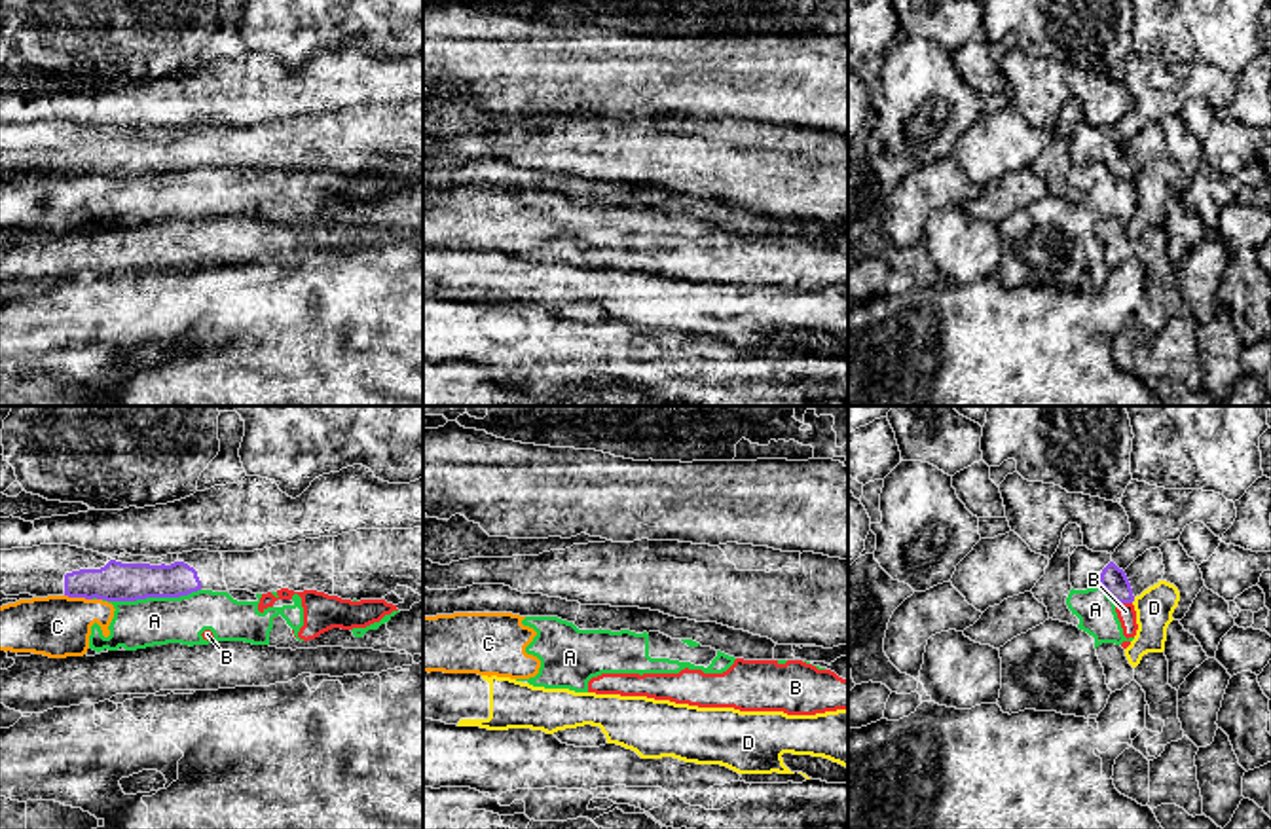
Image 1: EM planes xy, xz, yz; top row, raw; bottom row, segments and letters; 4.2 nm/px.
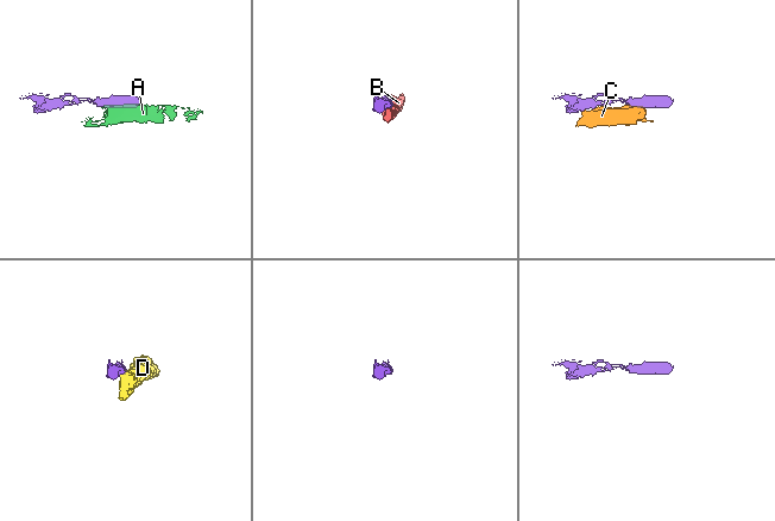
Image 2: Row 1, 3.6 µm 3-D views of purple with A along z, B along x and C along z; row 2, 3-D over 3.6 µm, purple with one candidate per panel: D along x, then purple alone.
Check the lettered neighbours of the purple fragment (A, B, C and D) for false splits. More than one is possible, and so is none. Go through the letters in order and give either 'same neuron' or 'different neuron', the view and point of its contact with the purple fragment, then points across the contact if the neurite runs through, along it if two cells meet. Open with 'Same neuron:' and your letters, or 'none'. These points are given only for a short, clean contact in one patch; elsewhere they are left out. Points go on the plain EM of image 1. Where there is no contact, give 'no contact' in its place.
Same neuron: none
A: different neuron | xy (150, 171) | along xy (200, 164), (179, 171), (103, 175)
B: different neuron | yz (1125, 177) | along yz (1118, 177), (1131, 179)
C: different neuron | xy (78, 171)
D: different neuron | yz (1133, 175)

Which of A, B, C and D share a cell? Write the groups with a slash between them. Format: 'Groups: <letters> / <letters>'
Groups: A B C / D

